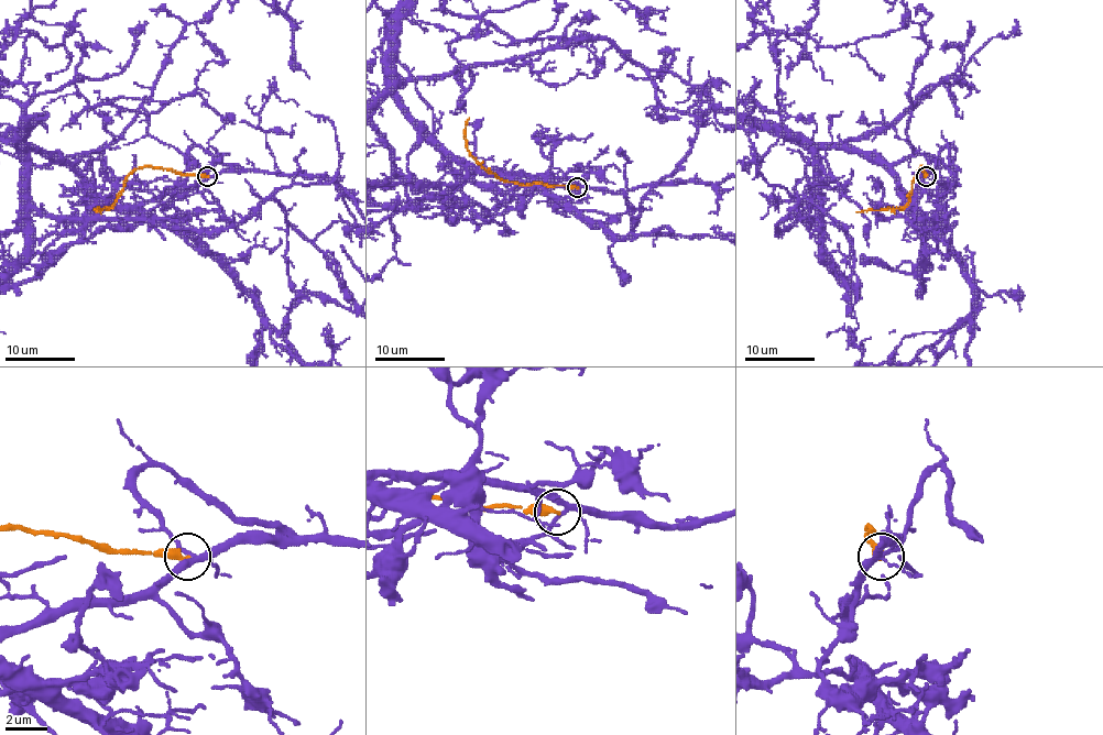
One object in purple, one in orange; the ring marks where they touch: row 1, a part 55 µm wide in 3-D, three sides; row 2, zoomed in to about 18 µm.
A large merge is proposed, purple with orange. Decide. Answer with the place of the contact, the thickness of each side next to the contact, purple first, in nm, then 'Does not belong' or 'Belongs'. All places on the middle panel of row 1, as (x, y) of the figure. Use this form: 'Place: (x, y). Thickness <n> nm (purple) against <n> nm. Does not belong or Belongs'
Place: (577, 187). Thickness 190 nm (purple) against 360 nm. Does not belong

